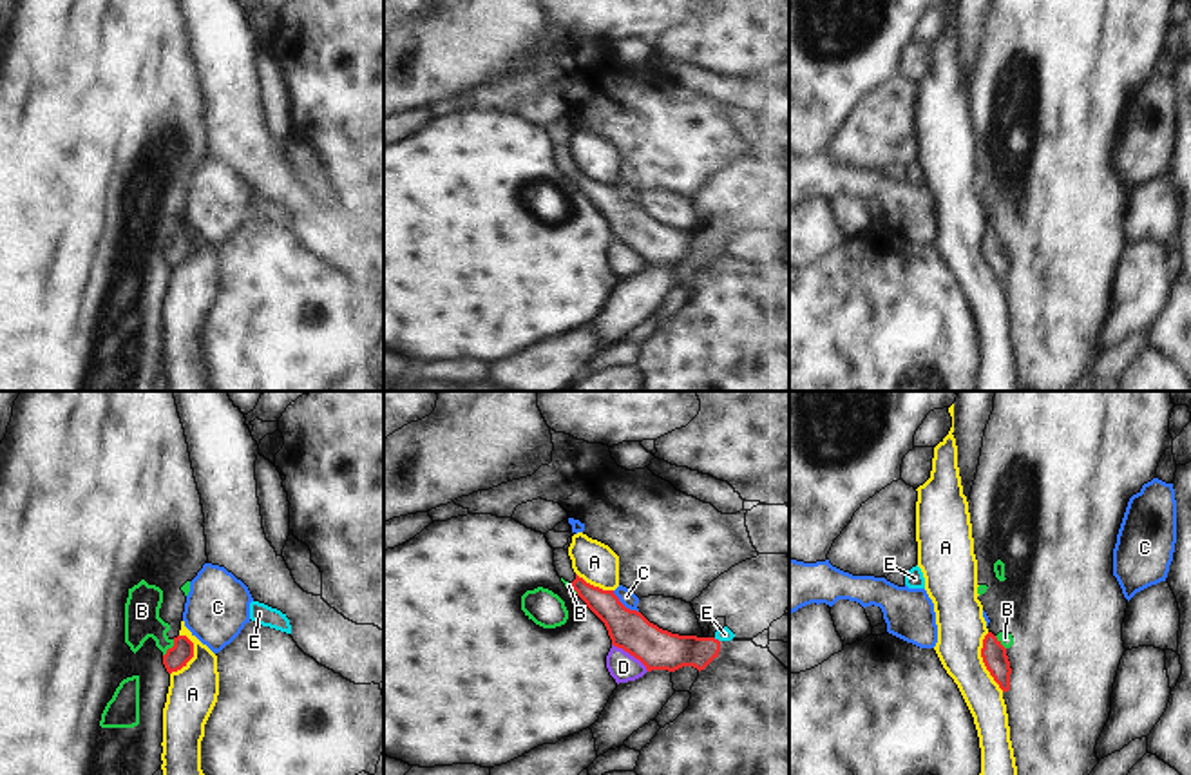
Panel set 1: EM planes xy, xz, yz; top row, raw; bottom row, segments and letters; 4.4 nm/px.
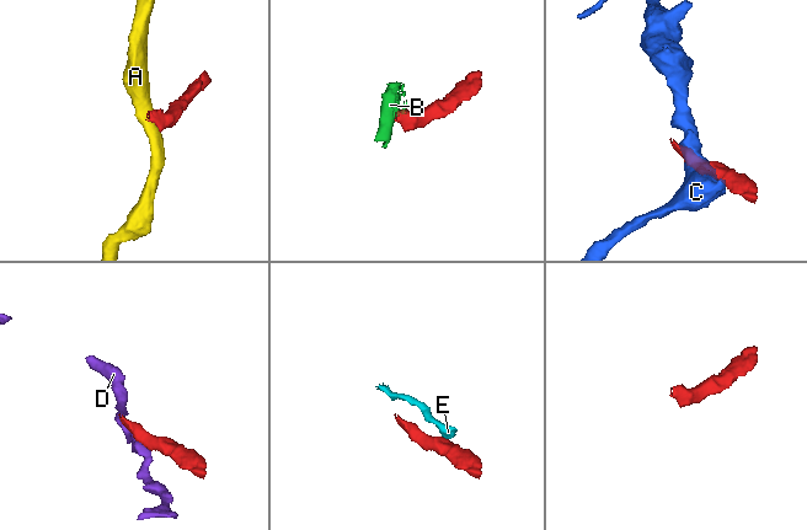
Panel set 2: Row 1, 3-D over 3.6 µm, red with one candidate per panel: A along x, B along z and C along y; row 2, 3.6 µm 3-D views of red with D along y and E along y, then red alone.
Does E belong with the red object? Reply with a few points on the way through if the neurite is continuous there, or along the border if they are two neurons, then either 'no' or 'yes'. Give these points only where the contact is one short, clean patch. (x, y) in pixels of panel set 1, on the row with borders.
border along xz (714, 638), (719, 641); no

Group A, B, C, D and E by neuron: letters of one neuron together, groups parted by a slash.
A / B / C / D / E

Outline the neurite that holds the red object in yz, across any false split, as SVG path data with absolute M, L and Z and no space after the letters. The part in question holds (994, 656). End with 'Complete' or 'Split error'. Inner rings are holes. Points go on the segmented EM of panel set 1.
M988 632L983 639L981 657L986 670L990 672L994 681L999 684L999 688L1003 692L1008 692L1010 674L1012 674L1010 661L1006 655L1006 648L992 632Z. Complete.

